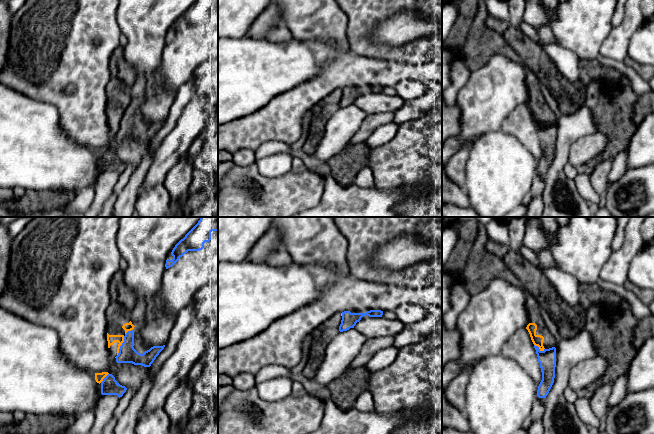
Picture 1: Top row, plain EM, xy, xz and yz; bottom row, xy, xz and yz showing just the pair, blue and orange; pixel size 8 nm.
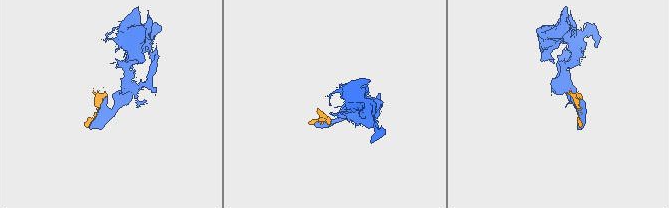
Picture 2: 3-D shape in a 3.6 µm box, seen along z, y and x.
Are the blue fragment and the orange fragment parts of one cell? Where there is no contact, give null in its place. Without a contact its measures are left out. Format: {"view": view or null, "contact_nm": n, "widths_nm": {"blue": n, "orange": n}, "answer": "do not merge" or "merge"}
{"view": "xy", "contact_nm": 170, "widths_nm": {"blue": 140, "orange": 70}, "answer": "do not merge"}

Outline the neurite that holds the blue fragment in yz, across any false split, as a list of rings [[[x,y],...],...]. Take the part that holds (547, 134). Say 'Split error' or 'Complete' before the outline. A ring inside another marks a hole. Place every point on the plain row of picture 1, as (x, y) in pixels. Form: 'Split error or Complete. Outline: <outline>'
Complete. Outline: [[[534,121],[538,138],[542,148],[542,156],[538,162],[537,172],[539,174],[546,174],[555,154],[556,143],[556,124],[552,123],[541,127],[538,122]]]

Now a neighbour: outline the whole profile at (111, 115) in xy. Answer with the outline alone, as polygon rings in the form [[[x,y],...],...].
[[[113,77],[106,86],[107,117],[112,134],[118,131],[125,110],[135,103],[130,95],[125,93],[125,88],[126,86],[120,80]]]

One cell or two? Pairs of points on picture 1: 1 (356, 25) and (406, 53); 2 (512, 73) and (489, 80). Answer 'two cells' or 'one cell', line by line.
1: one cell
2: one cell

